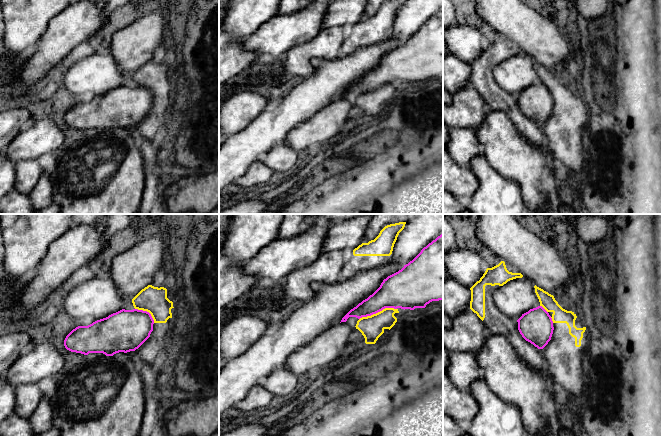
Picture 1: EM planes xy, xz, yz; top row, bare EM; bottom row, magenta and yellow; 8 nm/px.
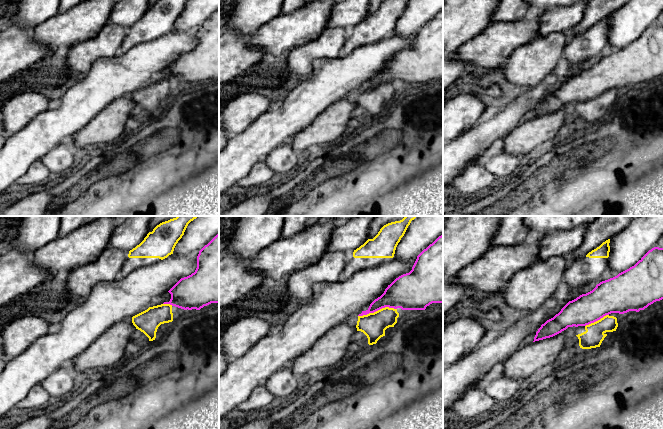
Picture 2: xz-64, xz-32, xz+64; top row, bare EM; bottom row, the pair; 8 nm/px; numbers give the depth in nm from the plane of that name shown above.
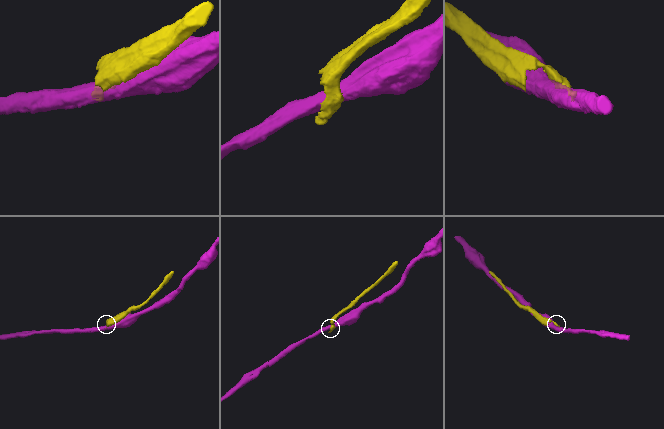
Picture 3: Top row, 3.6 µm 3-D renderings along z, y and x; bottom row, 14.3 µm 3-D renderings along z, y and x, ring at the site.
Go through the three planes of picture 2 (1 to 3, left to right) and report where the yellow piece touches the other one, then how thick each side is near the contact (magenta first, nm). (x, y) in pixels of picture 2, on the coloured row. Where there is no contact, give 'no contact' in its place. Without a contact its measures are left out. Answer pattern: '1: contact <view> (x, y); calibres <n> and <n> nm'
1: contact xz-64 (168, 303); calibres 280 and 190 nm
2: contact xz-32 (377, 310); calibres 240 and 200 nm
3: contact xz+64 (596, 320); calibres 280 and 160 nm

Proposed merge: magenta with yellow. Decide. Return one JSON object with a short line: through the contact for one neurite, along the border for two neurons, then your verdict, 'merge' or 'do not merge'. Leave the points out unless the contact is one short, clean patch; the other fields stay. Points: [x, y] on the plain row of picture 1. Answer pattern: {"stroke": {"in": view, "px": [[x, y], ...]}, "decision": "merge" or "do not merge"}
{"stroke": {"in": "xz", "px": [[396, 84], [383, 84], [359, 95]]}, "decision": "do not merge"}

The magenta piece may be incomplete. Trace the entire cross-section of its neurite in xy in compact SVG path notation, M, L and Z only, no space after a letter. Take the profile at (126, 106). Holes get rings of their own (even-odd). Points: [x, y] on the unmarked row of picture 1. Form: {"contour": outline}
{"contour": "M122 85L88 102L76 103L66 112L64 122L84 131L127 129L138 125L150 113L153 100L147 87Z"}

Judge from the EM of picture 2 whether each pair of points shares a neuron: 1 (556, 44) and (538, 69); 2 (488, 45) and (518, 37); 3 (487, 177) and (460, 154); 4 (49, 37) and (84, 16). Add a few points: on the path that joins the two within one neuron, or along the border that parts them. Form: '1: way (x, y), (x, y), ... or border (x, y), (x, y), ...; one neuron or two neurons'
1: way (550, 50), (538, 63); one neuron
2: way (495, 44), (504, 37), (511, 37); one neuron
3: border (474, 162), (454, 179); two neurons
4: way (58, 31), (75, 25); one neuron

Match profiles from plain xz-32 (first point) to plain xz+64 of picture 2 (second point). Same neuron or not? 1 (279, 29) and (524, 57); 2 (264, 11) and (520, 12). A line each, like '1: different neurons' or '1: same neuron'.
1: different neurons
2: different neurons

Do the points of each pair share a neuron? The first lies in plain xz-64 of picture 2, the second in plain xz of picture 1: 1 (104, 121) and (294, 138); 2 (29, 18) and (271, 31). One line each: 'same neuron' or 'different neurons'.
1: same neuron
2: different neurons

